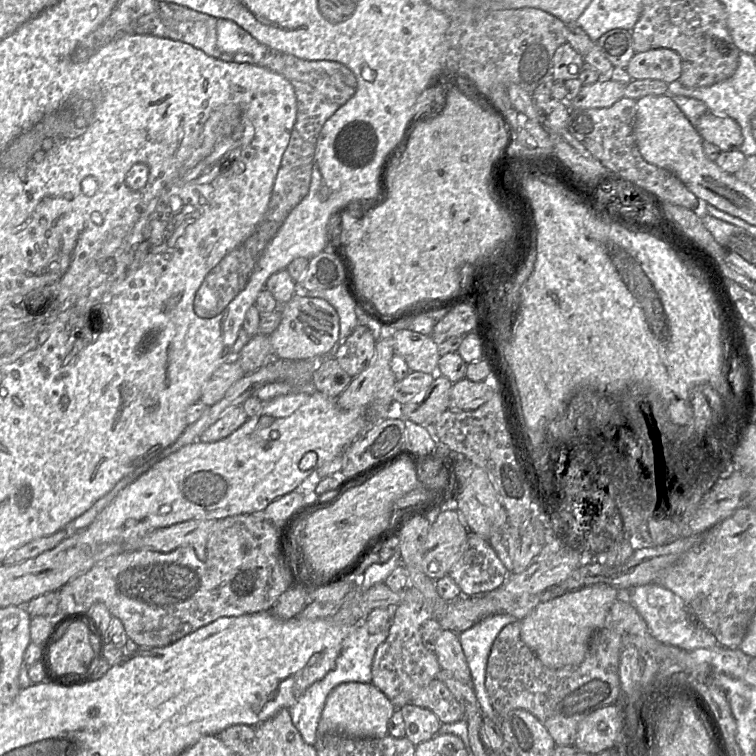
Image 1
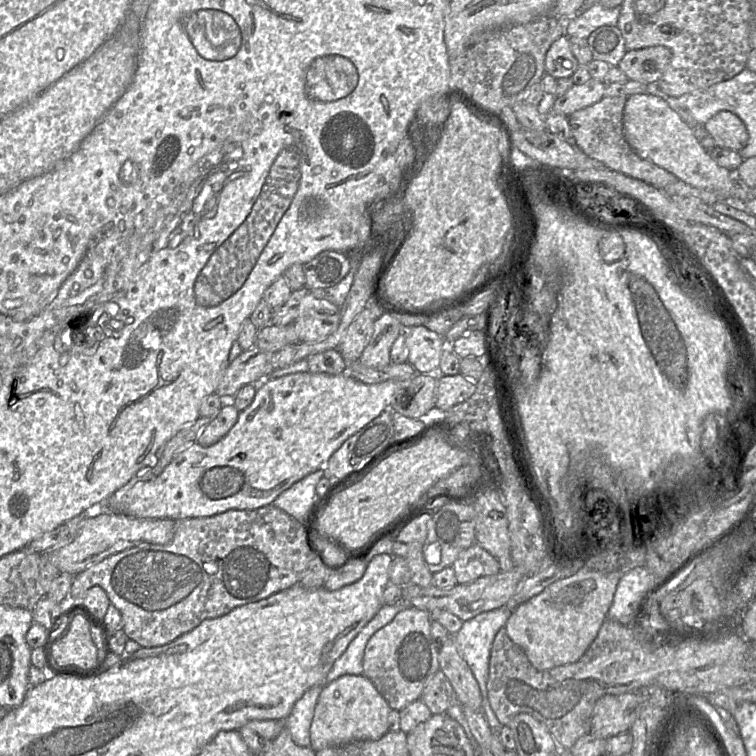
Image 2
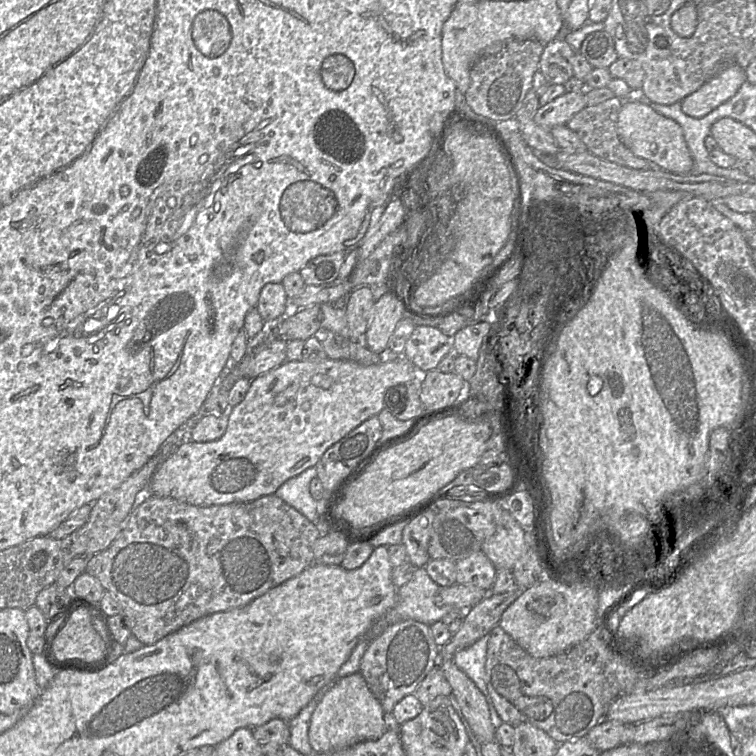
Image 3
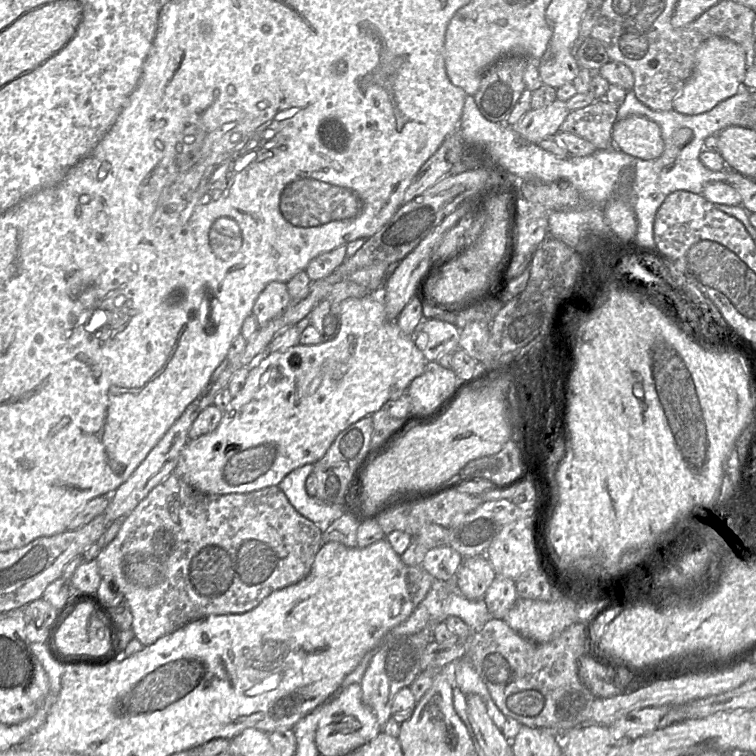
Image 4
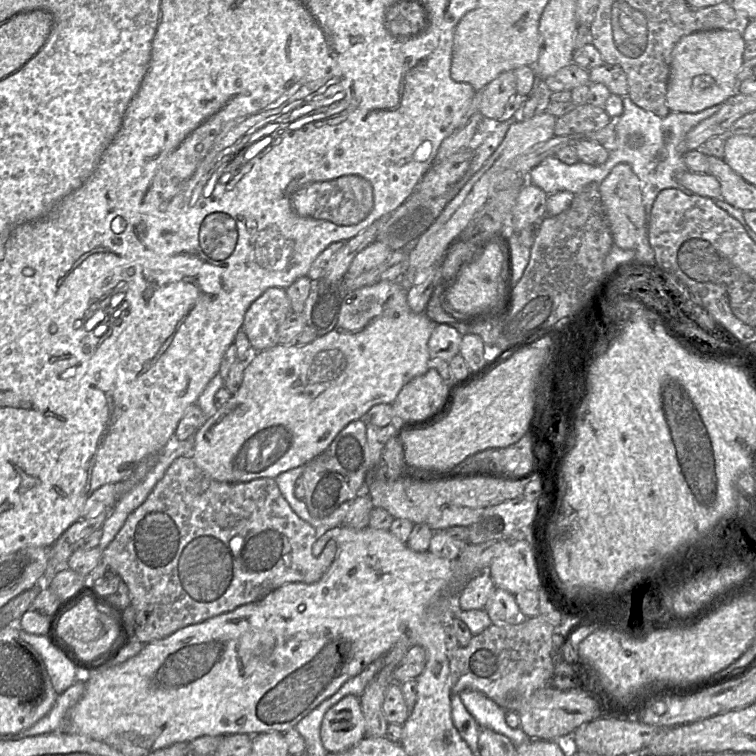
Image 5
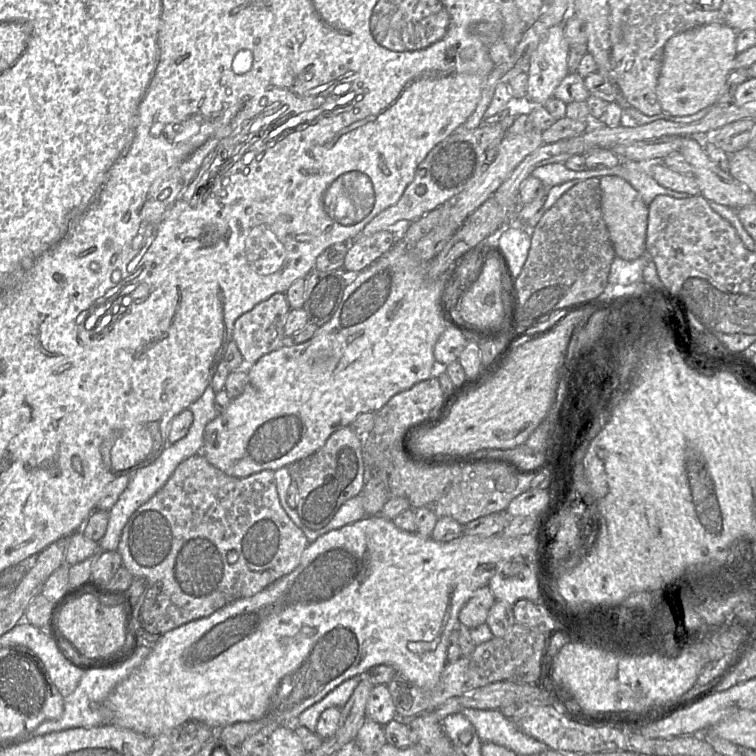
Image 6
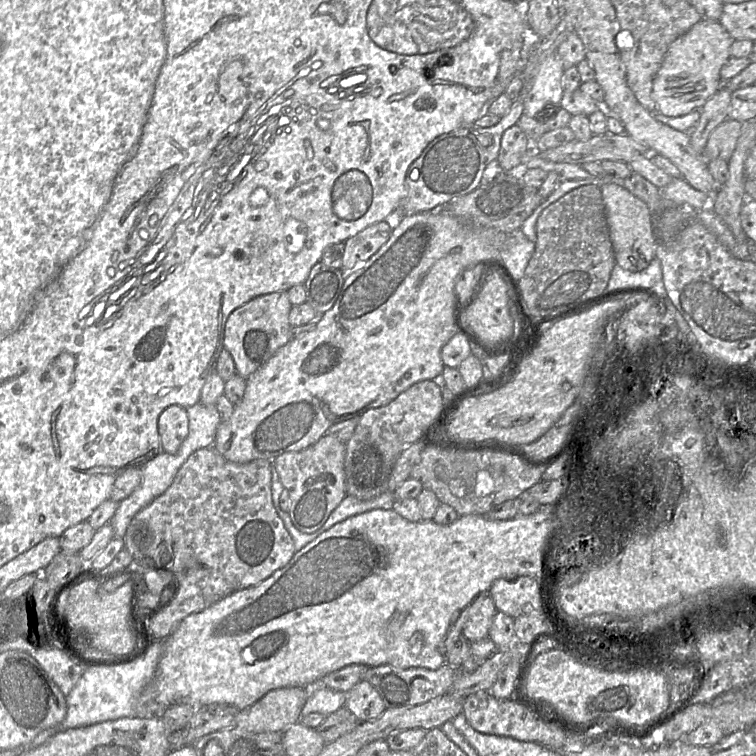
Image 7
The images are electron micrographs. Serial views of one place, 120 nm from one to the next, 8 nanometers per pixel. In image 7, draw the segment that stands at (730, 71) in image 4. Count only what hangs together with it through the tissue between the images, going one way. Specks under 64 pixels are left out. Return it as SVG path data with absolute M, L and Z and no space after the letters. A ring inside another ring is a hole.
M701 20L671 43L654 77L652 98L657 111L677 117L701 109L723 85L720 70L731 57L734 39L719 21Z

